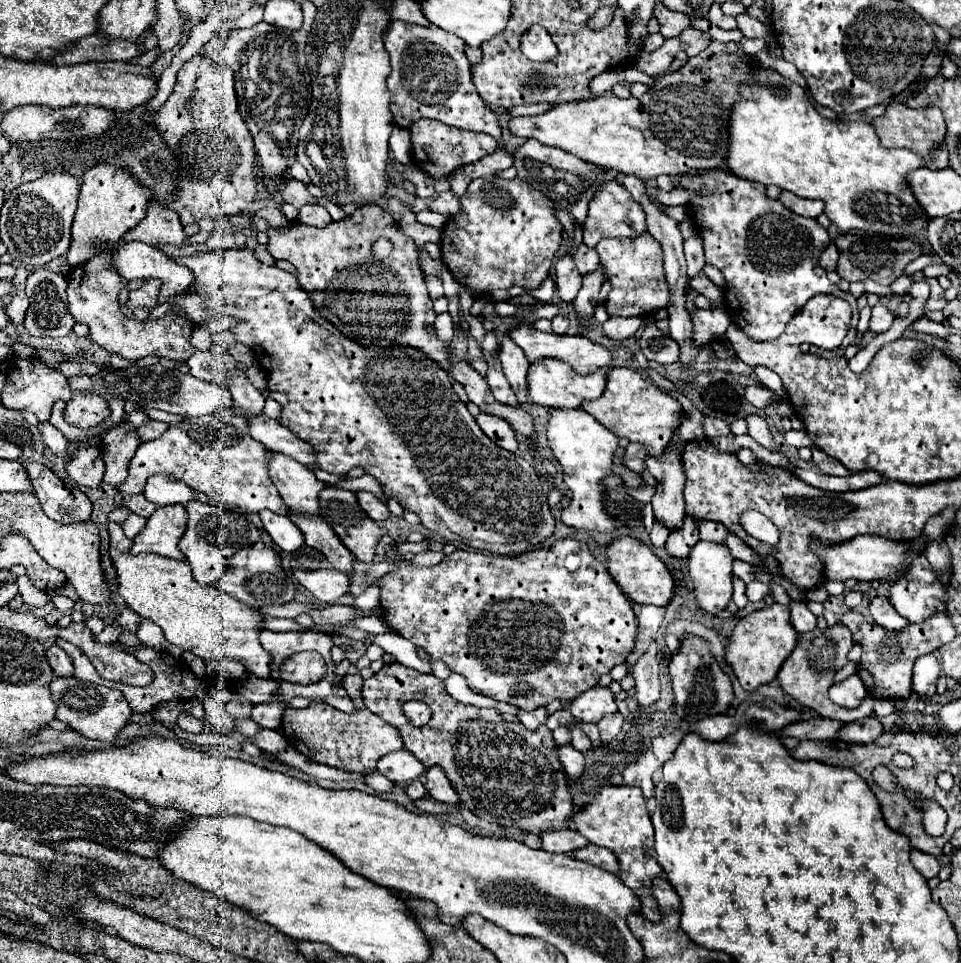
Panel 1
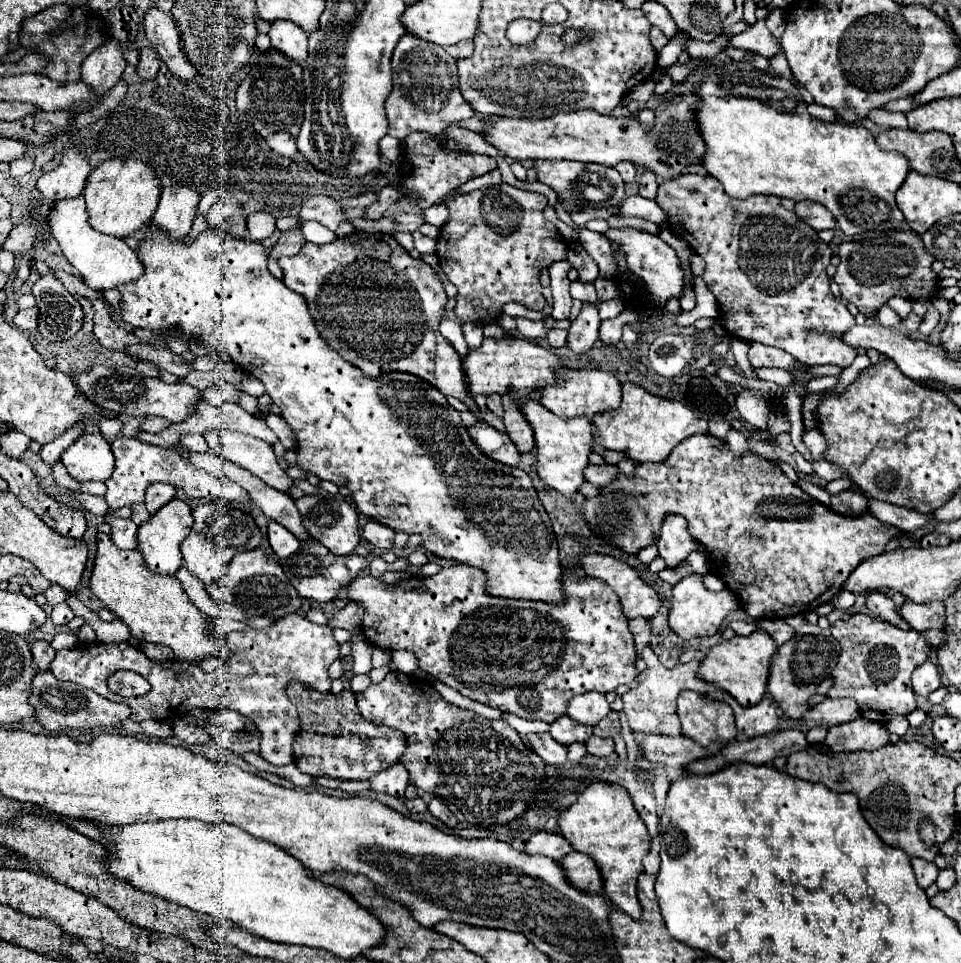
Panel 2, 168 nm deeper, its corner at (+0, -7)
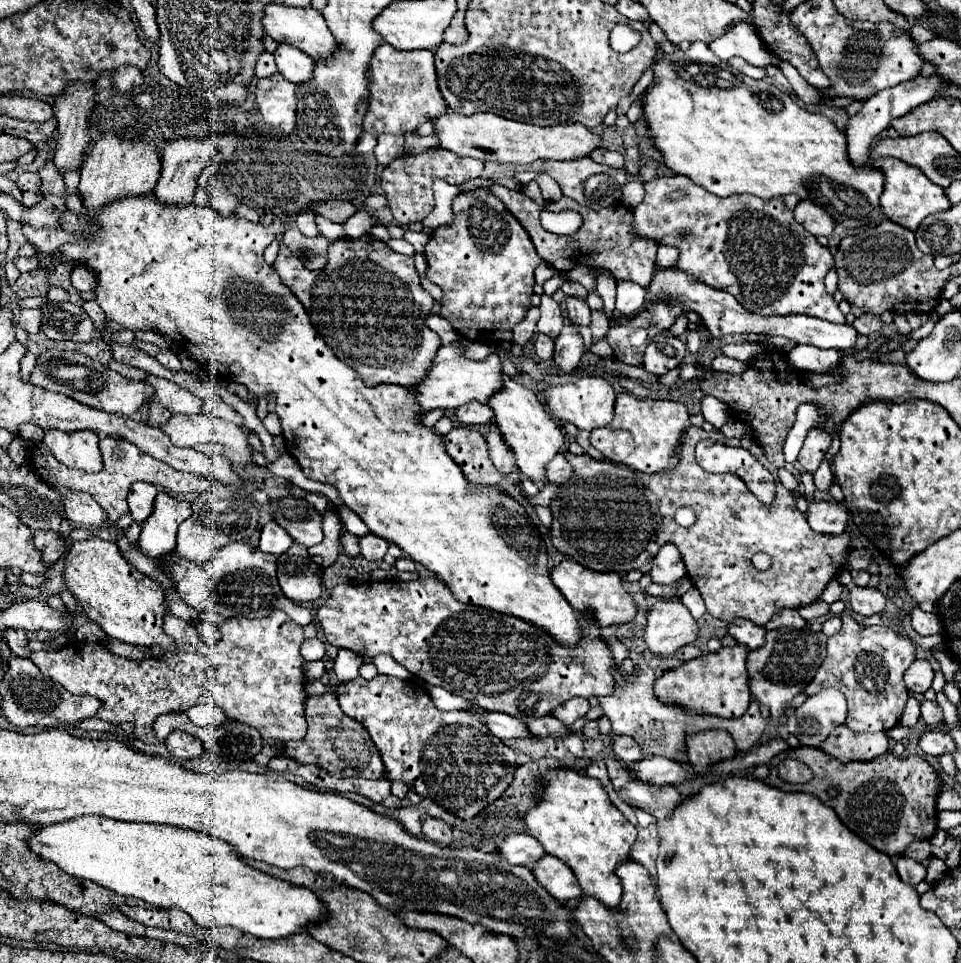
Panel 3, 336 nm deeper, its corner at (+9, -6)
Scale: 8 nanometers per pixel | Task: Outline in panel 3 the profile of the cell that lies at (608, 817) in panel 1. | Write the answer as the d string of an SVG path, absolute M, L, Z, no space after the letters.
M572 769L546 771L546 773L542 773L540 789L544 789L540 801L524 813L526 833L532 835L534 839L538 839L548 855L562 859L574 871L584 895L598 899L600 903L604 903L610 909L616 907L622 897L622 885L618 883L618 877L614 875L614 867L628 859L630 847L636 841L636 827L624 815L620 815L620 811L616 811L616 807L610 803L608 795L598 779L580 775Z

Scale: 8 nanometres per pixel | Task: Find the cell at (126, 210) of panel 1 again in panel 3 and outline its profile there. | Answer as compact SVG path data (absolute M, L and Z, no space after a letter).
M104 131L98 139L90 141L90 149L82 161L82 177L78 185L78 193L82 203L88 209L98 211L102 205L130 197L130 195L146 195L150 193L160 177L162 161L160 153L146 139L120 139L114 131Z

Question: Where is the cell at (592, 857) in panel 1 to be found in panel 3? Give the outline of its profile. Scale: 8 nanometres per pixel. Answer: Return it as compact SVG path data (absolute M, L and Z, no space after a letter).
M544 855L536 867L532 869L536 875L536 881L550 893L554 899L568 901L568 899L580 899L582 891L576 883L576 877L568 865L552 855Z

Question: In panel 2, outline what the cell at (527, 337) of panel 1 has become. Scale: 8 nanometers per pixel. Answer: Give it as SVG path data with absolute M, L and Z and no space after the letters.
M507 334L499 340L485 338L481 348L469 350L469 354L463 360L463 368L465 368L473 396L505 394L507 388L513 388L513 396L521 398L547 384L557 384L557 370L565 366L563 366L563 360L553 350L543 348L531 340Z

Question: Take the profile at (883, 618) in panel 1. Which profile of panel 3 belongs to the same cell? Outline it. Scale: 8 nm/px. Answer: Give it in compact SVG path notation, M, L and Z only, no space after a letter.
M842 571L842 575L838 575L838 581L842 585L846 585L846 589L850 591L850 607L854 609L854 613L862 615L862 617L870 617L876 613L882 613L886 599L878 589L868 589L868 587L856 587L850 579L848 571Z

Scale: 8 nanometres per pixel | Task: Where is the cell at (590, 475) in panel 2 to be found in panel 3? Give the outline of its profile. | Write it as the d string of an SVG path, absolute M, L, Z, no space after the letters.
M558 453L550 463L548 463L548 483L556 483L562 485L564 481L568 481L572 477L572 467L566 461L566 457L562 453Z

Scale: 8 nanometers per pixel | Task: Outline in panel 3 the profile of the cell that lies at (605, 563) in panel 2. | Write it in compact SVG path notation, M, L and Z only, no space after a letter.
M566 559L562 563L558 563L552 571L550 571L550 579L552 583L562 591L562 595L568 599L568 603L582 615L588 619L594 619L598 625L606 627L606 625L620 625L620 623L628 623L634 619L636 615L636 603L632 599L632 595L628 595L622 587L622 579L616 573L596 573L590 571L582 565L576 565L574 561Z

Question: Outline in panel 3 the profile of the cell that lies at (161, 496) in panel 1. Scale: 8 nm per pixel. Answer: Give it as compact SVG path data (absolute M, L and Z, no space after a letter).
M132 483L130 493L128 493L128 505L130 505L130 515L136 523L142 523L150 517L154 509L154 497L156 497L156 487L150 483Z

